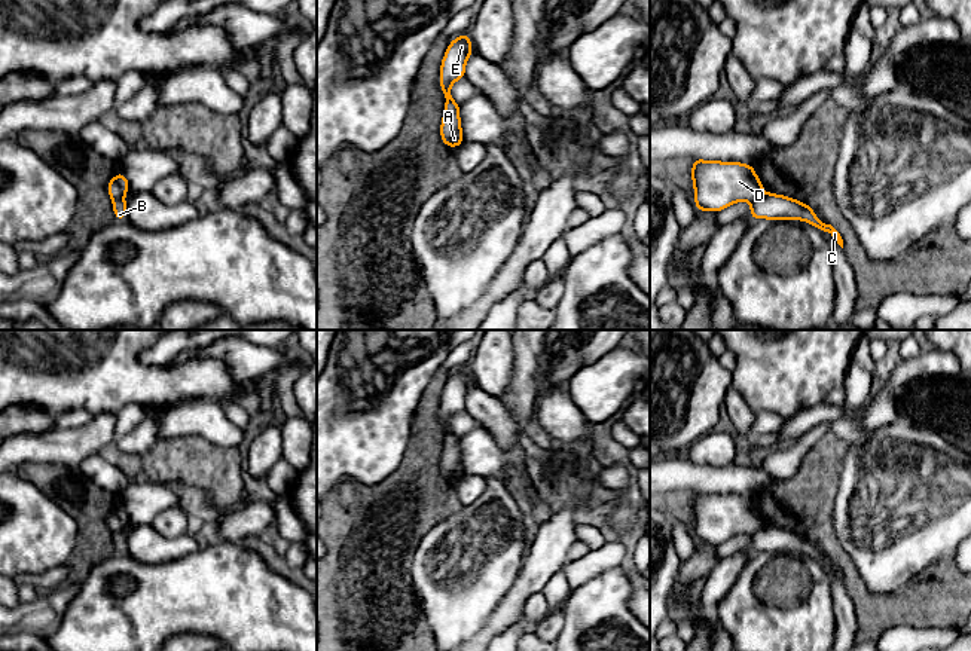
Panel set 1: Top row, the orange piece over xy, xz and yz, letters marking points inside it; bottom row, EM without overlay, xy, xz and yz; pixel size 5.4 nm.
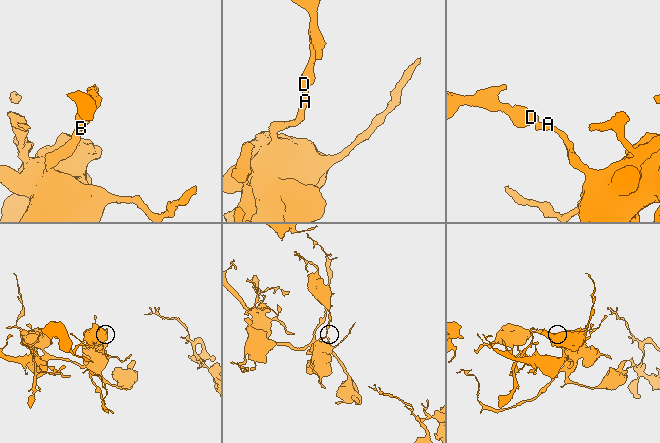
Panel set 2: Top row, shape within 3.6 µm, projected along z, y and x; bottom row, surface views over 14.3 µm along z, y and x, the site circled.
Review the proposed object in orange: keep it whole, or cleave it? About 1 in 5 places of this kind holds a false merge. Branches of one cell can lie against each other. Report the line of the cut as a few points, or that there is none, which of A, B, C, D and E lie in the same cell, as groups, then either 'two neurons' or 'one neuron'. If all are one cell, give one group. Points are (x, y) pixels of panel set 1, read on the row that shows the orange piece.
cut in yz along (762, 192), (751, 202); A B C / D E; two neurons

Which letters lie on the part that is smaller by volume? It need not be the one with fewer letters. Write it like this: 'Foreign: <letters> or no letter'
Foreign: D, E

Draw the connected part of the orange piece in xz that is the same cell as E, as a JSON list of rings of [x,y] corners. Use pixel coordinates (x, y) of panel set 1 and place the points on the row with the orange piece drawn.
[[[468,33],[454,39],[446,48],[440,65],[440,88],[446,103],[452,100],[451,88],[455,80],[465,79],[465,62],[473,55]]]

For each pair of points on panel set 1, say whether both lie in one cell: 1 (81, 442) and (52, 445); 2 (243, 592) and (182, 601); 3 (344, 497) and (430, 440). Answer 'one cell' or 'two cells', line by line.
1: one cell
2: one cell
3: two cells

